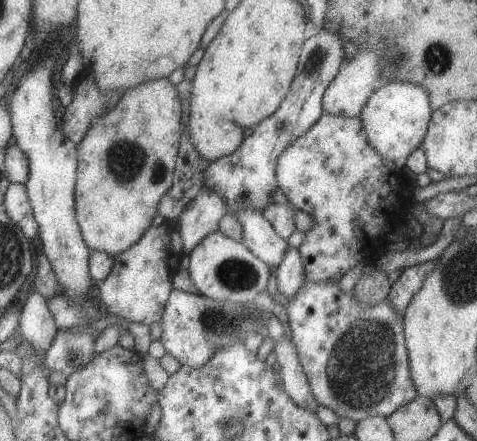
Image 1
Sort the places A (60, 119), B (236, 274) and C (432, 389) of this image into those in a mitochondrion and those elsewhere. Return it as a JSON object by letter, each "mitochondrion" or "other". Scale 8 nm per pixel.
{"A":"other","B":"mitochondrion","C":"other"}

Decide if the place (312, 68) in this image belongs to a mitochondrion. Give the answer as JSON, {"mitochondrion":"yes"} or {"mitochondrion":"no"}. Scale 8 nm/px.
{"mitochondrion":"yes"}

